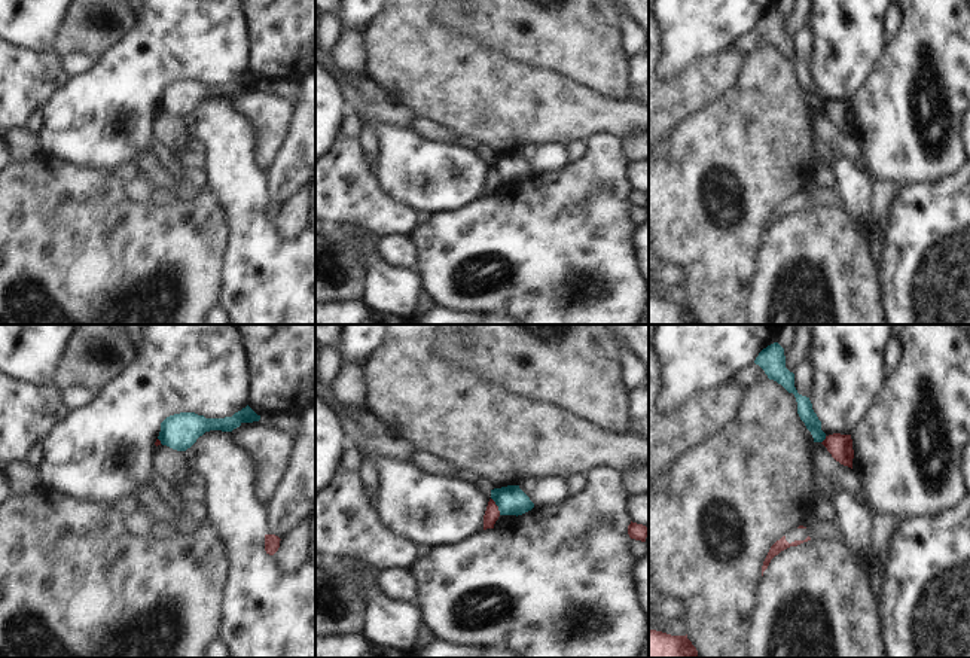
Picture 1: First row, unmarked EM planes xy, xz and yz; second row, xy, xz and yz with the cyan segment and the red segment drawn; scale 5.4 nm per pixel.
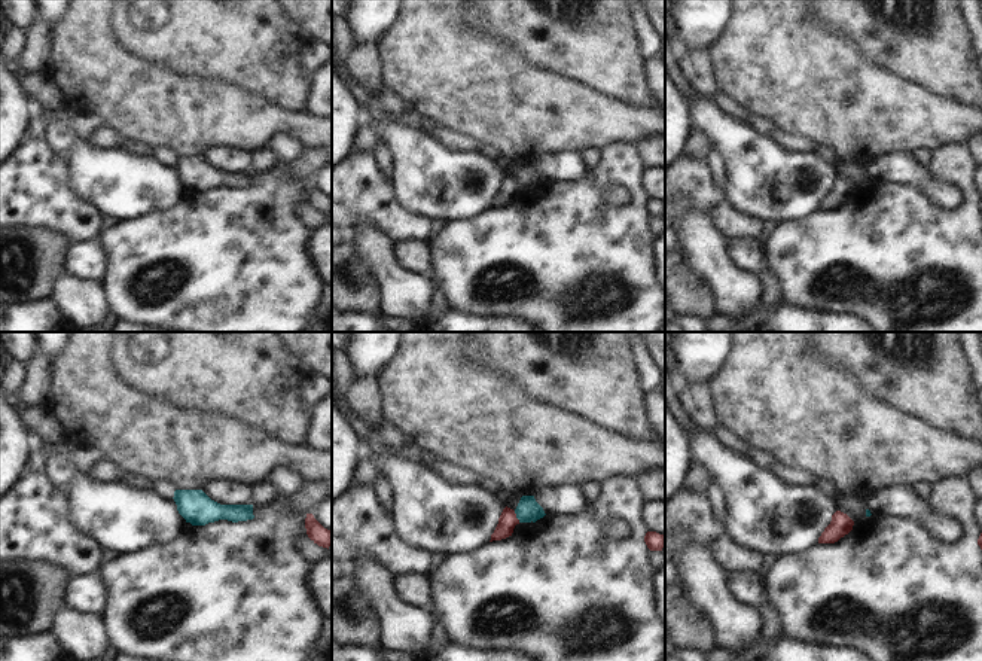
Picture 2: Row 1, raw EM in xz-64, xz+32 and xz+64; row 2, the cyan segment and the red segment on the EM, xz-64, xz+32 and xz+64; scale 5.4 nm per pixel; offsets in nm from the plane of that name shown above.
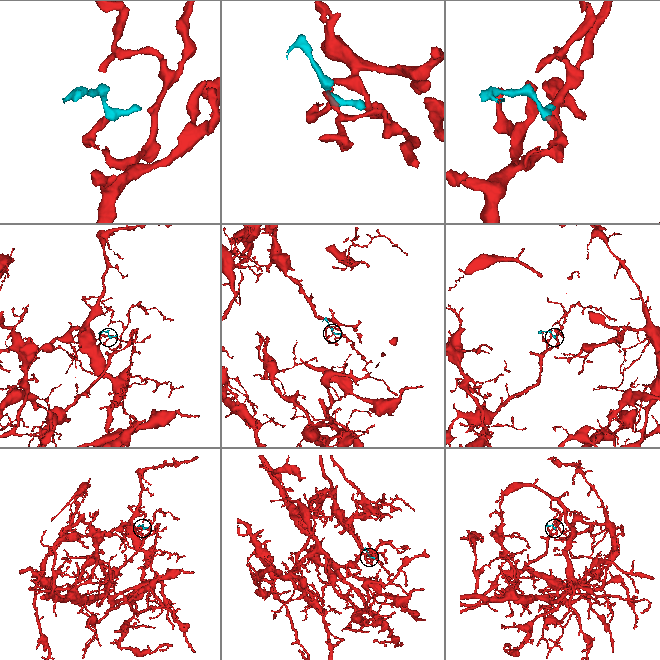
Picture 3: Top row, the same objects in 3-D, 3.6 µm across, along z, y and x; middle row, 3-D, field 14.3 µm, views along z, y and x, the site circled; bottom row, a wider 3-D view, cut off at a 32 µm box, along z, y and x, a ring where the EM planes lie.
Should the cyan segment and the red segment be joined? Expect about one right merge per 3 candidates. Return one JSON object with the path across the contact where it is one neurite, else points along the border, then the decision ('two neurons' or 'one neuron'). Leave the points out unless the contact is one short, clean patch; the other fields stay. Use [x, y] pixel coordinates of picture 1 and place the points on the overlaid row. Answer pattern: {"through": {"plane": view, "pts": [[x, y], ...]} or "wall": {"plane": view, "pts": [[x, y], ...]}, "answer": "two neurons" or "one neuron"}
{"wall": {"plane": "xz", "pts": [[491, 497], [500, 514]]}, "answer": "two neurons"}

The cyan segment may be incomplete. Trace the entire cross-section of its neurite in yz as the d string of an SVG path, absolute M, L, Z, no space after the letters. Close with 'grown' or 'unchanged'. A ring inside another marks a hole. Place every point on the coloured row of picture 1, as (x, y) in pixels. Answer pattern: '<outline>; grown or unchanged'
M774 342L759 353L754 363L765 371L769 380L777 381L788 393L794 395L800 420L811 432L814 442L823 442L826 433L821 430L821 421L814 412L809 397L797 393L794 387L794 374L786 368L784 348L778 342Z; unchanged

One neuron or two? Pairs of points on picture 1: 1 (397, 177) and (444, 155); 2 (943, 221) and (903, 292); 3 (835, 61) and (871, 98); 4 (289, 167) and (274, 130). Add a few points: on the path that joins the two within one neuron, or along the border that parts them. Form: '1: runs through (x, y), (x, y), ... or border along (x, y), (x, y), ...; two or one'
1: runs through (409, 171), (427, 171), (432, 167); one
2: runs through (933, 238), (918, 255), (912, 274); one
3: border along (879, 57), (850, 100); two
4: border along (293, 115), (286, 139), (265, 173); two

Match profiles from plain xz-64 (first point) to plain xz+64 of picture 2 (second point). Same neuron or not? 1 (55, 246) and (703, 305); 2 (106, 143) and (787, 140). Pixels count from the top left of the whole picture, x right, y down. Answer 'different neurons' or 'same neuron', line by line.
1: same neuron
2: same neuron

